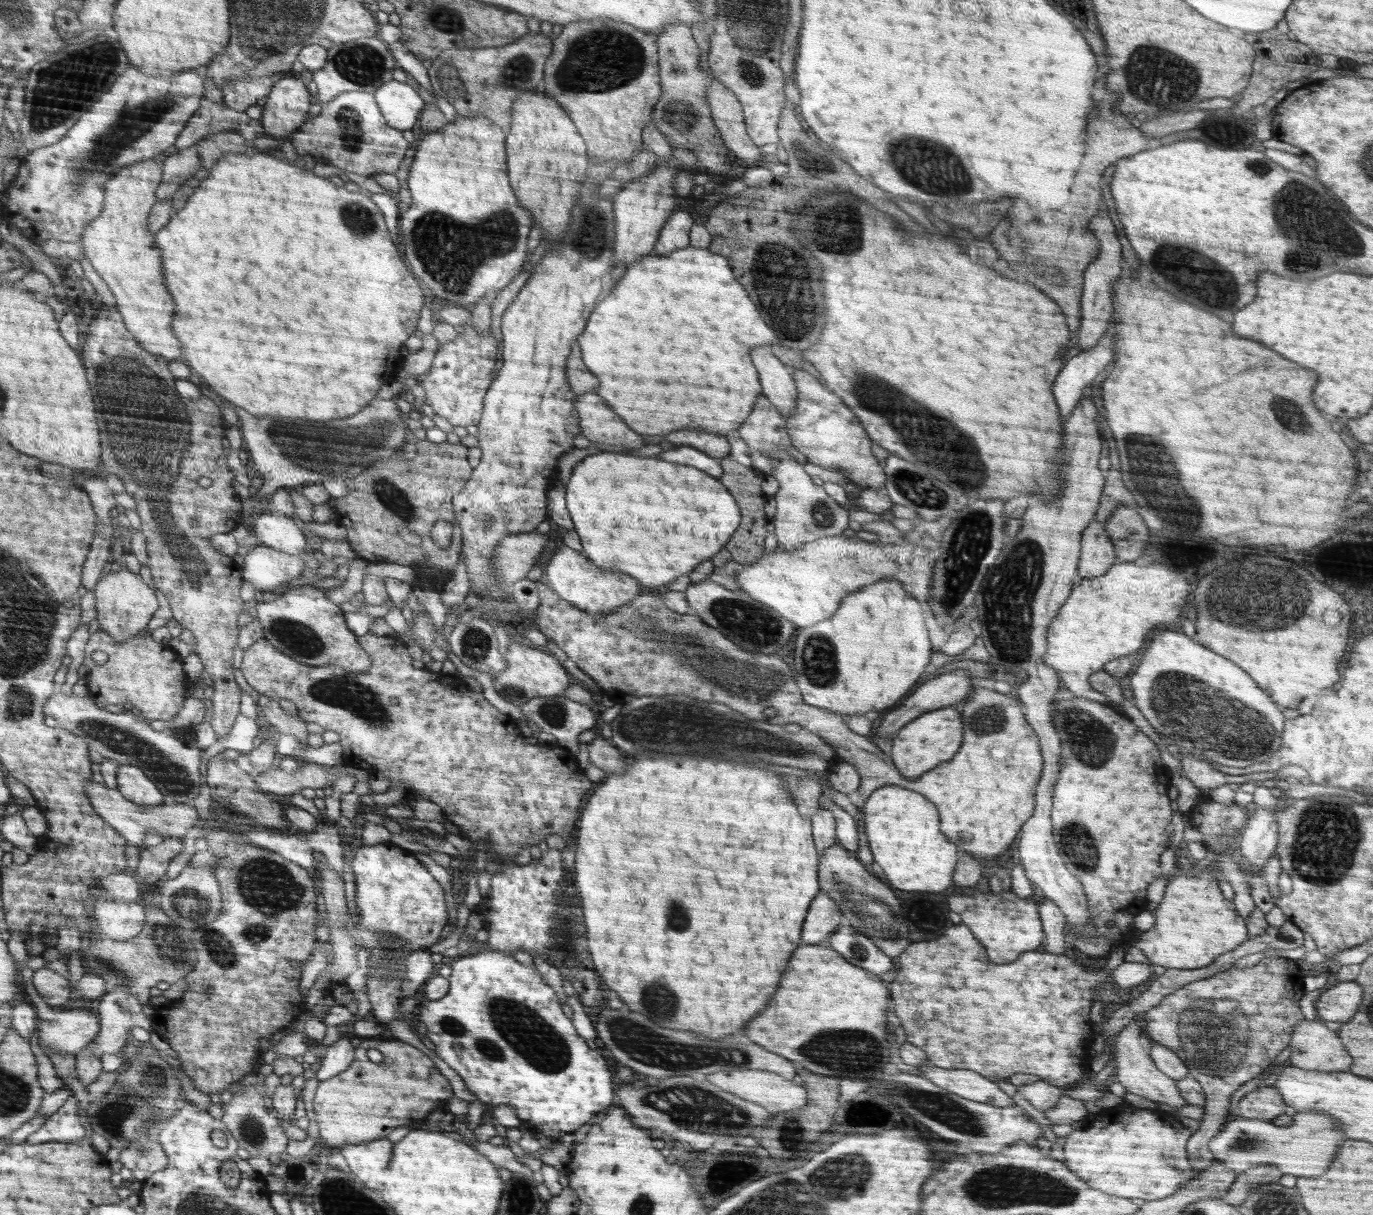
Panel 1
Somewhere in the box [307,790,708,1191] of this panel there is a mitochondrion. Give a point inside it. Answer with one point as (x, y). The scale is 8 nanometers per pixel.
(515, 1028)

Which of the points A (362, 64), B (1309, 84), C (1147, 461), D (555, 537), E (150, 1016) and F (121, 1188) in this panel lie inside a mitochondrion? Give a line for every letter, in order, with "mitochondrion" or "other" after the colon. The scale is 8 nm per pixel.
A: mitochondrion
B: other
C: mitochondrion
D: other
E: other
F: other

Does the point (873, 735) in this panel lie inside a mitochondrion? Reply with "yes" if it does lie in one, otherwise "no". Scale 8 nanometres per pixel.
no

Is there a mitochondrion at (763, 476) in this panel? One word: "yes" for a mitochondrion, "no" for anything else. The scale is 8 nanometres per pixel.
no

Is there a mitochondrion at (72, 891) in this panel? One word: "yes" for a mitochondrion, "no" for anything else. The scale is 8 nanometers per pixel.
no

